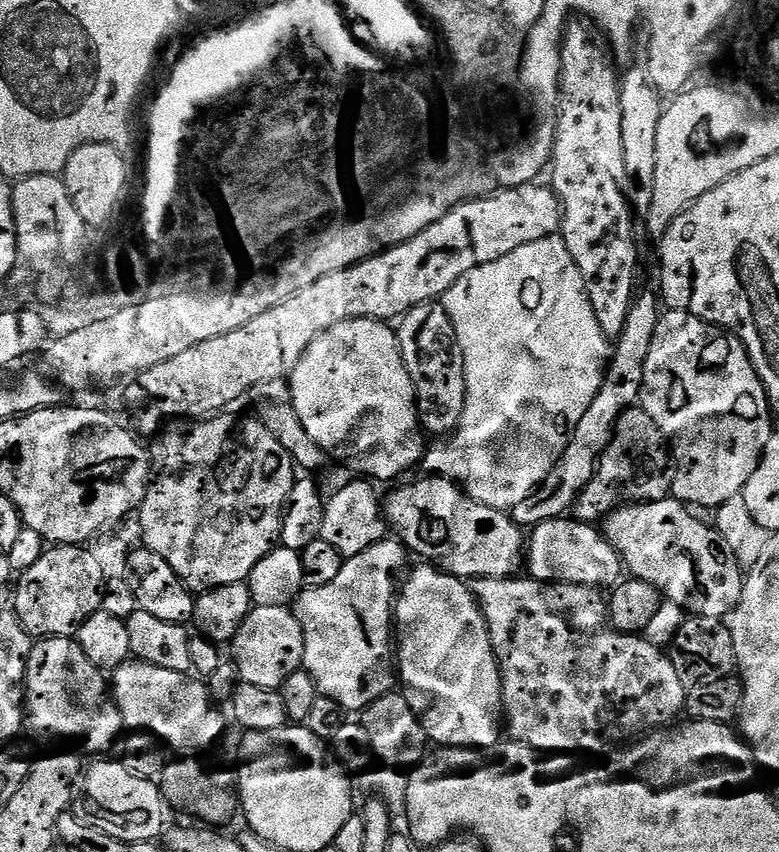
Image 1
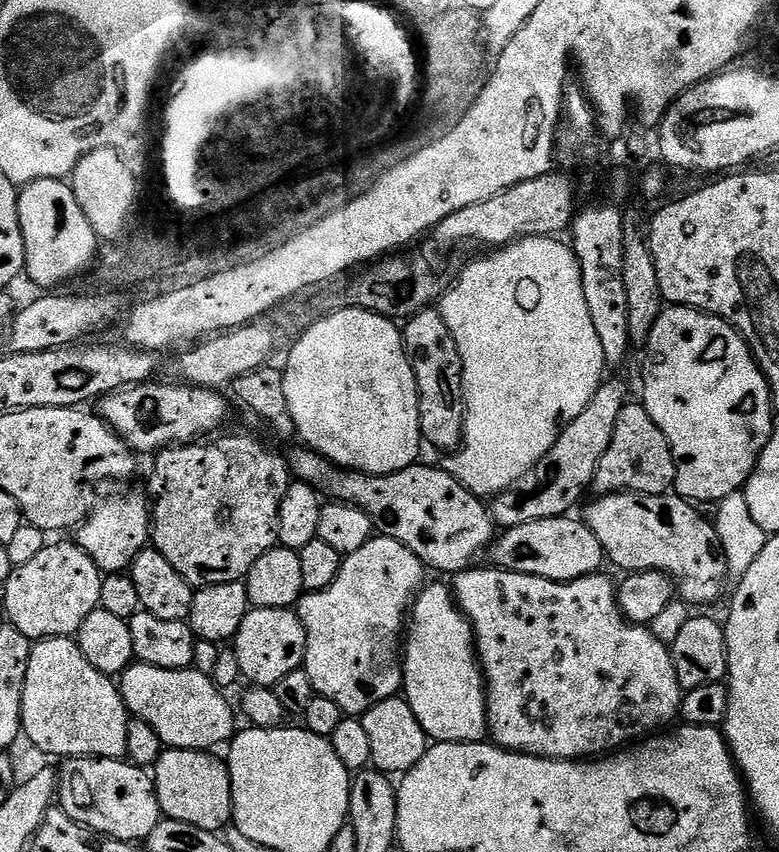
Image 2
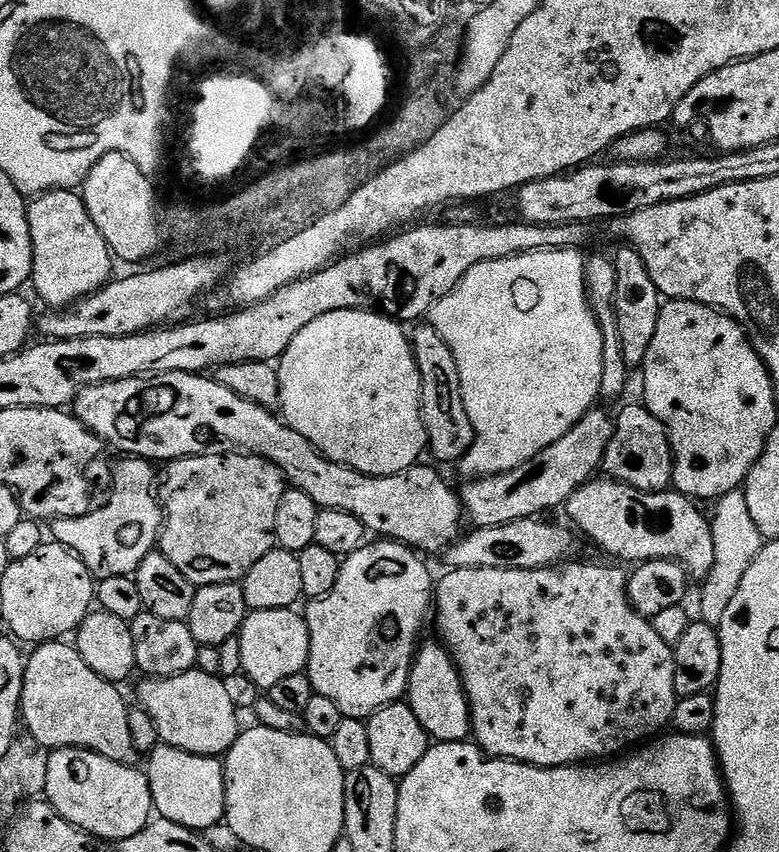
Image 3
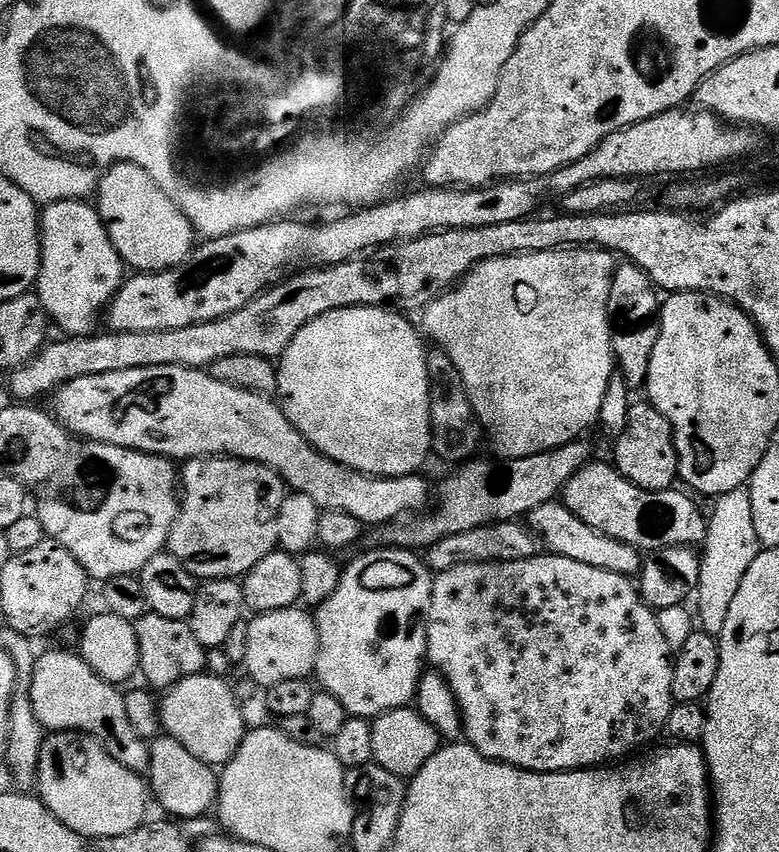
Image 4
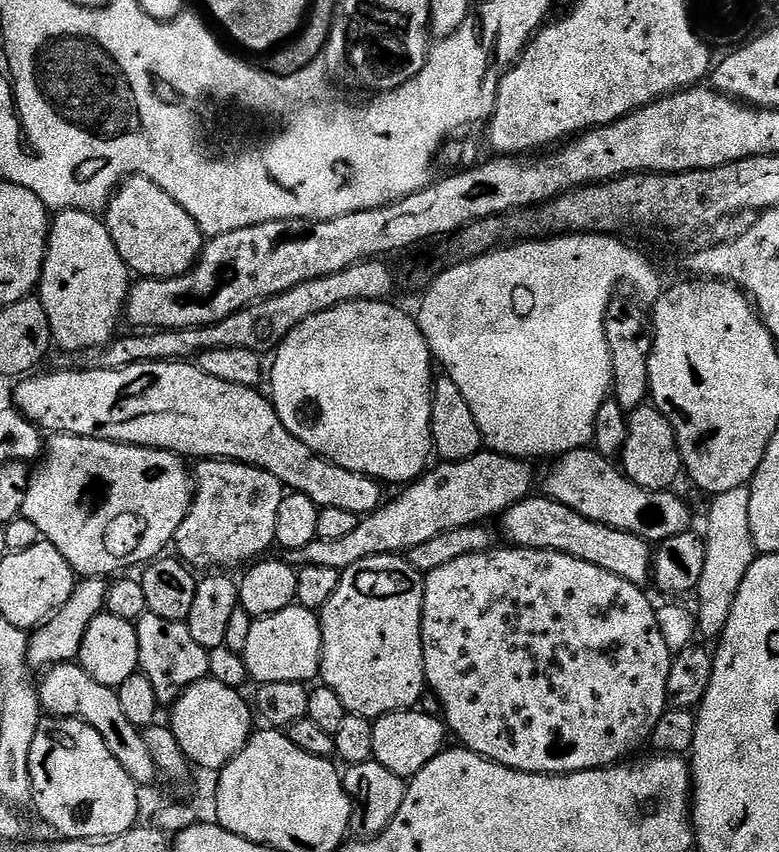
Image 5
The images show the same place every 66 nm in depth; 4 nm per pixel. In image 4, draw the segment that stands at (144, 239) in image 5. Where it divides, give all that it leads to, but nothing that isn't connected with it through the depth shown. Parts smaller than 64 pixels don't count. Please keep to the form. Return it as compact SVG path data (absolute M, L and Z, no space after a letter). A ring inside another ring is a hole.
M116 164L113 168L109 168L100 180L98 195L95 197L94 204L106 226L106 234L110 234L110 242L114 242L114 250L118 250L118 254L123 258L125 265L137 273L165 272L171 268L177 268L194 251L198 237L193 229L192 221L156 185L154 178L150 178L150 174L146 174L146 170L142 170L142 166Z

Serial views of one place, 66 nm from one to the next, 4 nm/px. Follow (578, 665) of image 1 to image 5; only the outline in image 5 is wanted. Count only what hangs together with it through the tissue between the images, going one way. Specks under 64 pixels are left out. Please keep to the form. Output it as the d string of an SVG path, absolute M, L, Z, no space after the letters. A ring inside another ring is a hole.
M515 546L493 547L490 552L466 554L438 566L438 570L424 576L424 613L422 614L422 650L424 651L424 678L427 687L444 707L442 719L447 731L461 739L463 747L479 756L485 756L496 764L519 772L541 774L567 774L588 772L592 768L606 768L623 761L627 752L632 752L652 735L658 718L668 708L666 682L670 678L670 666L674 653L666 646L662 630L658 630L658 618L654 604L648 601L645 589L639 584L626 582L610 570L601 570L574 558L570 554Z

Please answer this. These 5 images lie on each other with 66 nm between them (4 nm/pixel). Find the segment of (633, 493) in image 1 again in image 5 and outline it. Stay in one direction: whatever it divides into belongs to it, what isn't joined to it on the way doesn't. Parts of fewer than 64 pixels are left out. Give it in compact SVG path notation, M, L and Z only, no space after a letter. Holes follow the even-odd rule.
M651 403L628 412L628 437L622 459L624 475L638 486L651 492L667 492L677 487L676 479L682 476L684 463L676 441L676 427Z

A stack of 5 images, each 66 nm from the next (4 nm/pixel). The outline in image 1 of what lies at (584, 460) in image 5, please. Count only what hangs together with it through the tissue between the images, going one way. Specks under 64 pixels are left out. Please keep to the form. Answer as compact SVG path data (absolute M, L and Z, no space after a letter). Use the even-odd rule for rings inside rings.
M675 498L646 500L643 504L626 504L623 508L615 508L609 516L604 517L602 531L614 550L618 550L629 577L650 582L650 586L658 589L664 600L678 602L685 613L724 620L731 617L742 598L746 572L738 558L734 558L730 546L726 546L722 534L711 523L703 524L695 514L689 505L681 504Z

